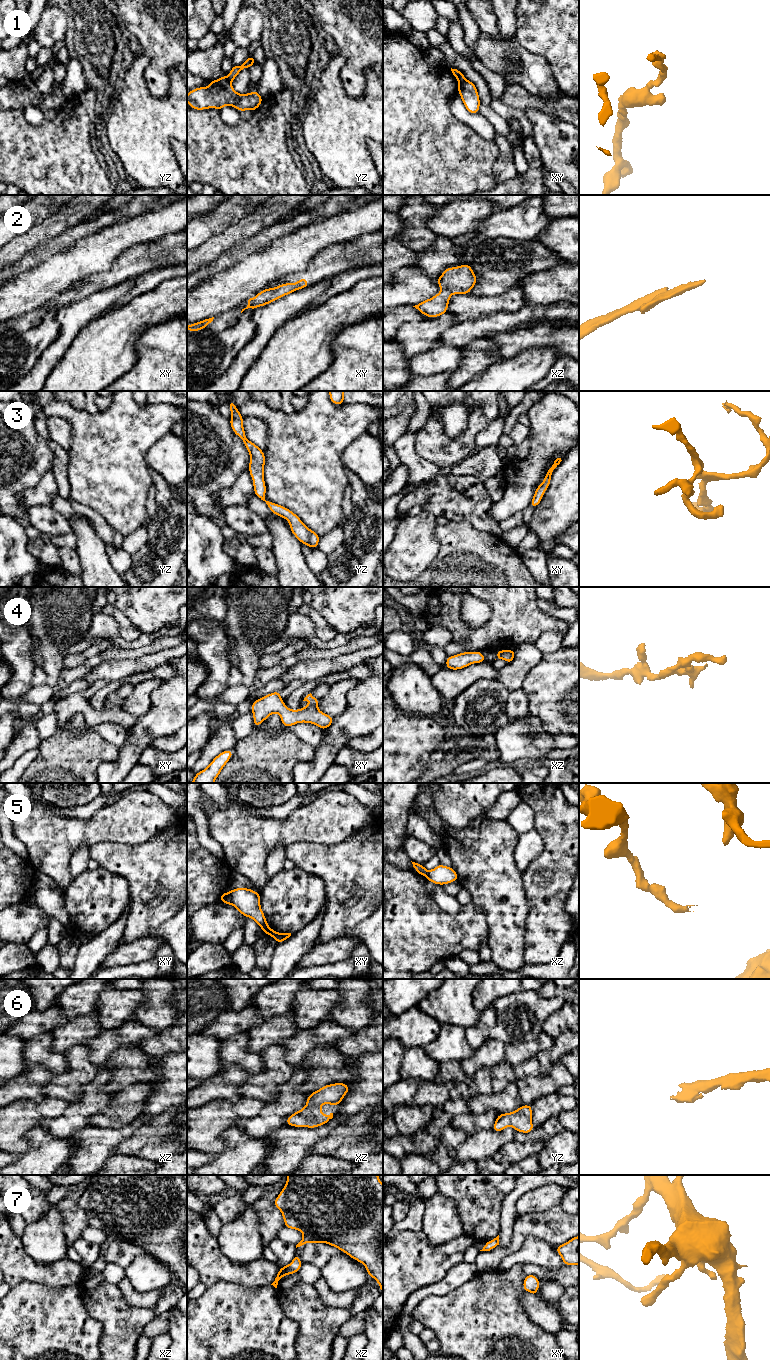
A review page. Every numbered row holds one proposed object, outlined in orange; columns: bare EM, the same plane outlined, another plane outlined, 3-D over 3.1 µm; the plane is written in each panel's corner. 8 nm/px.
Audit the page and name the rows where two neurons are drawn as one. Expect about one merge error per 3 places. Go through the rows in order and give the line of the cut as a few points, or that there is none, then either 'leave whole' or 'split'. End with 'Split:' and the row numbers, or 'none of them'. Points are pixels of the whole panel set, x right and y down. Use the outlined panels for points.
1: yz (225, 78), (230, 83) | split
2: no cut | leave whole
3: no cut | leave whole
4: no cut | leave whole
5: xy (229, 892), (231, 904) | split
6: no cut | leave whole
7: no cut | leave whole
Split: 1, 5

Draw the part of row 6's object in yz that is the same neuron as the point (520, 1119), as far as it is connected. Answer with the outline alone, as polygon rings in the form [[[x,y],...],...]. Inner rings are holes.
[[[522,1105],[511,1113],[499,1114],[492,1129],[500,1132],[508,1126],[512,1126],[515,1131],[528,1134],[534,1129],[531,1118],[532,1106]]]

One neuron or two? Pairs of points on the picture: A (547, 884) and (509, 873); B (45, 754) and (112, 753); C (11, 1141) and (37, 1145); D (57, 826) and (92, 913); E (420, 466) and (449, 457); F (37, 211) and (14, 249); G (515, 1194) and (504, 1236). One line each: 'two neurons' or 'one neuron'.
A: two neurons
B: one neuron
C: two neurons
D: two neurons
E: two neurons
F: two neurons
G: one neuron

